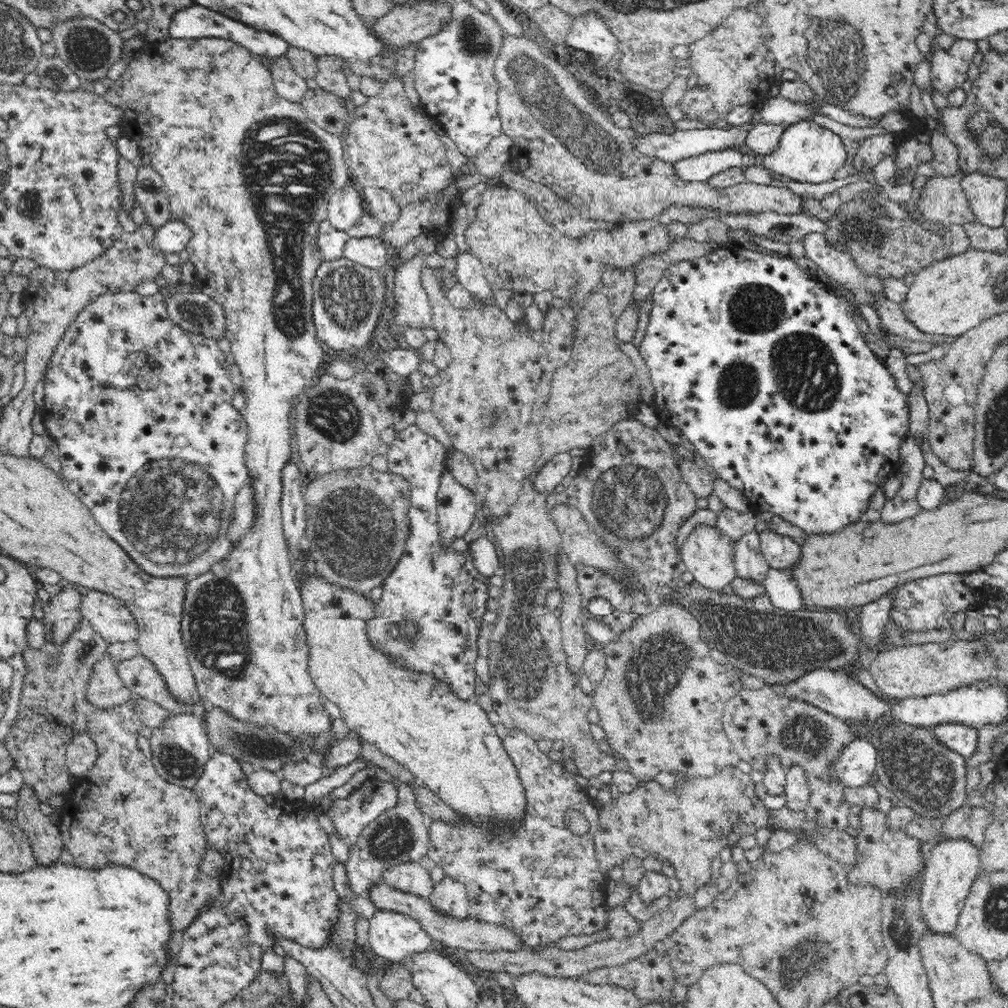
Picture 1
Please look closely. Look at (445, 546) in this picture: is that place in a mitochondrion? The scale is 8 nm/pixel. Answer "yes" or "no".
no

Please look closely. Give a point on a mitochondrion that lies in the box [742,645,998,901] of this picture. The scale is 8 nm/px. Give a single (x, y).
(925, 774)

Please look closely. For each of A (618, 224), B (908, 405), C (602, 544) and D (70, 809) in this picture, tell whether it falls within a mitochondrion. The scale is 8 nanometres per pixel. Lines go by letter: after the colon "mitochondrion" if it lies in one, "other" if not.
A: other
B: other
C: mitochondrion
D: other

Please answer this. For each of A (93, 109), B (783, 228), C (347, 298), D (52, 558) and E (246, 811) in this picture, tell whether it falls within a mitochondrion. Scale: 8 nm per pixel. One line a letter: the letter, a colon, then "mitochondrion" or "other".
A: other
B: other
C: mitochondrion
D: other
E: other

